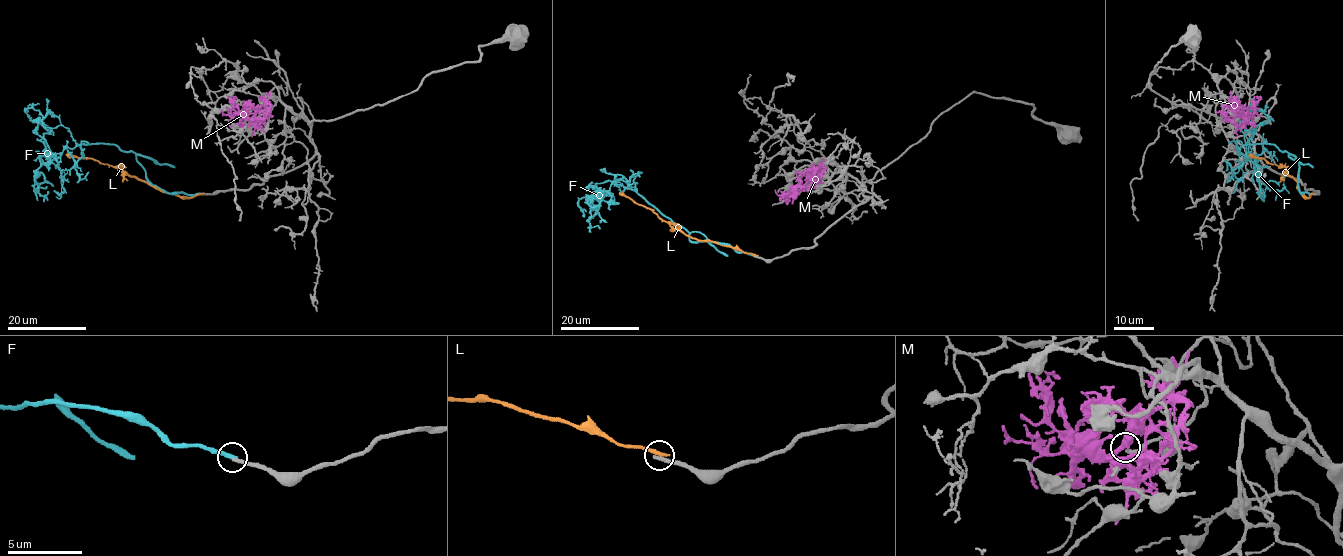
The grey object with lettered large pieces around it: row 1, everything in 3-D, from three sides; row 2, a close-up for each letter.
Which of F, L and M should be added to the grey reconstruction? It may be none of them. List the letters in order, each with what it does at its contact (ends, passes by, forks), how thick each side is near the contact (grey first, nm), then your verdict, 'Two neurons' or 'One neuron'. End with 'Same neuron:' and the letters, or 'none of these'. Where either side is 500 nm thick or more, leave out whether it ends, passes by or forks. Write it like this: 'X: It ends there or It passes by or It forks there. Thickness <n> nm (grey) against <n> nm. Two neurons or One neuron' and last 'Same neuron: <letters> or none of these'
F: It ends there. Thickness 280 nm (grey) against 300 nm. One neuron
L: It ends there. Thickness 340 nm (grey) against 300 nm. Two neurons
M: It passes by. Thickness 260 nm (grey) against 400 nm. Two neurons
Same neuron: F

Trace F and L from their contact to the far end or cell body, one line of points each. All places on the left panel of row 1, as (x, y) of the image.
F: (200, 193), (161, 190), (133, 152), (114, 144), (68, 147), (59, 162), (40, 157), (36, 190), (35, 173)
L: (202, 193), (183, 197), (125, 174), (118, 167), (66, 154)

